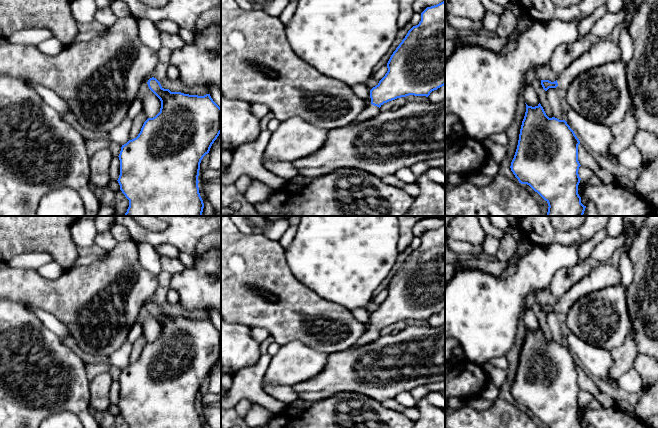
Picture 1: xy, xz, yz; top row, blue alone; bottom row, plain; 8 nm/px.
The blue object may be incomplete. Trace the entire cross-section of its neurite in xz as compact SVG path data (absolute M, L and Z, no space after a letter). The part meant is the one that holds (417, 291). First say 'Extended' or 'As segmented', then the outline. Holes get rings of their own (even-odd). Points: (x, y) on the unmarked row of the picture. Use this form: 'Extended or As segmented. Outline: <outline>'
Extended. Outline: M445 224L437 229L427 231L421 237L421 245L408 255L405 262L391 279L387 292L388 295L385 300L370 314L371 327L351 348L363 347L376 341L384 327L409 319L428 321L432 315L445 309Z

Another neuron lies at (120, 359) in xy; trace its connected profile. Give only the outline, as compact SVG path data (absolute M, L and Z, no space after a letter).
M126 341L115 353L109 356L109 365L124 369L129 365L132 344Z

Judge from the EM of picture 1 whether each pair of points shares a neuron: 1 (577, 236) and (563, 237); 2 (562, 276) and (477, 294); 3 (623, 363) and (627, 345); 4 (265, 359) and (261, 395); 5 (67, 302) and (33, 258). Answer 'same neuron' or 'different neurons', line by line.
1: same neuron
2: different neurons
3: same neuron
4: same neuron
5: different neurons

